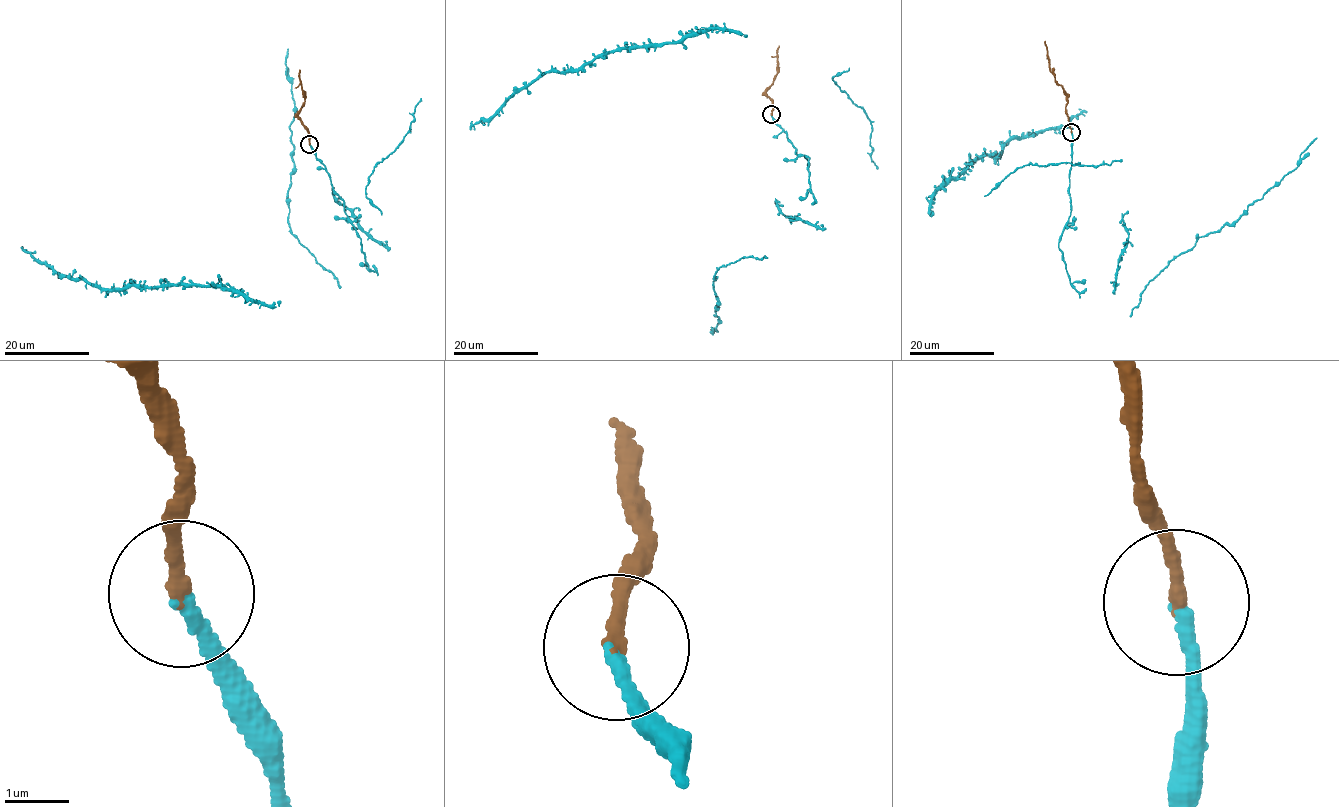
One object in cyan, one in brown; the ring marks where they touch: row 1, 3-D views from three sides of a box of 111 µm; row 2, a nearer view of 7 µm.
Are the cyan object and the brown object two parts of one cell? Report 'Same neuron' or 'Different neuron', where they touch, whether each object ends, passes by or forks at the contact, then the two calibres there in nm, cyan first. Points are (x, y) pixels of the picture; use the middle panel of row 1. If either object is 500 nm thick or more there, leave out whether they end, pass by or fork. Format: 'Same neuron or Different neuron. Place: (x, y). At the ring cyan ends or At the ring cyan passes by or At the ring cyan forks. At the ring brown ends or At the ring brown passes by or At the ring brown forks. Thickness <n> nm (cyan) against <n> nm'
Same neuron. Place: (771, 114). At the ring cyan ends. At the ring brown ends. Thickness 220 nm (cyan) against 240 nm

